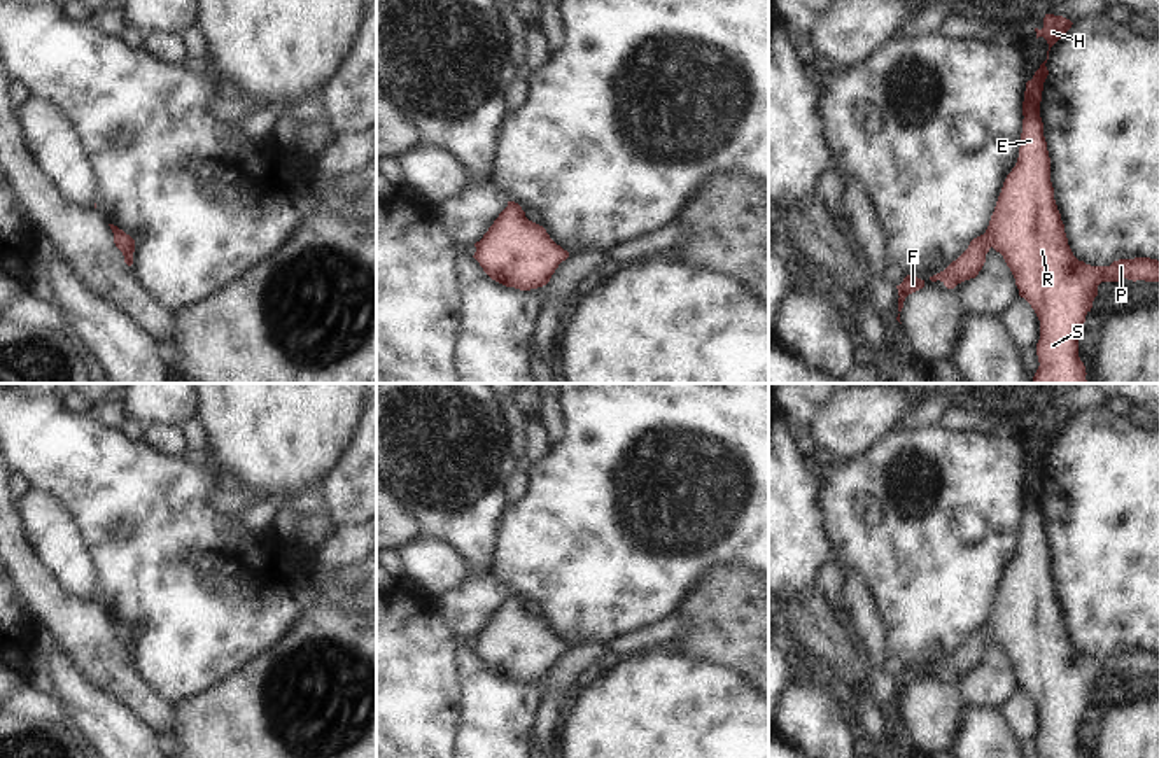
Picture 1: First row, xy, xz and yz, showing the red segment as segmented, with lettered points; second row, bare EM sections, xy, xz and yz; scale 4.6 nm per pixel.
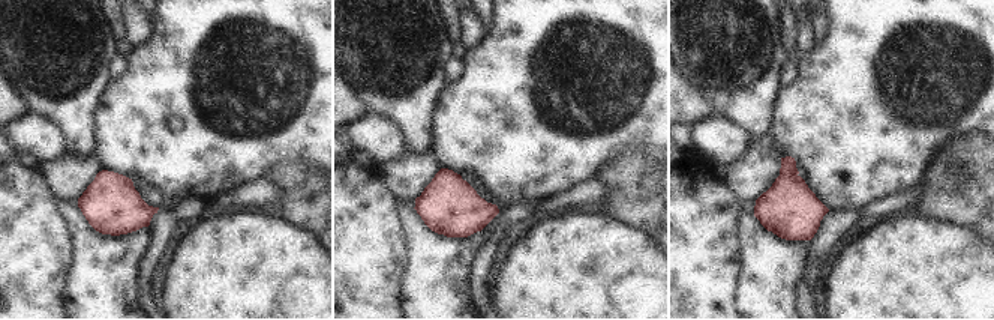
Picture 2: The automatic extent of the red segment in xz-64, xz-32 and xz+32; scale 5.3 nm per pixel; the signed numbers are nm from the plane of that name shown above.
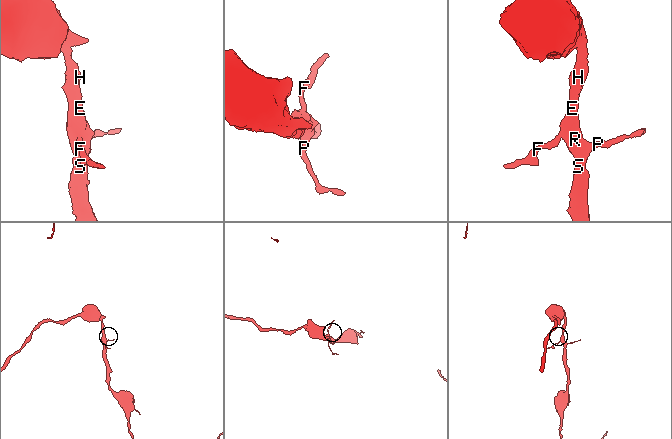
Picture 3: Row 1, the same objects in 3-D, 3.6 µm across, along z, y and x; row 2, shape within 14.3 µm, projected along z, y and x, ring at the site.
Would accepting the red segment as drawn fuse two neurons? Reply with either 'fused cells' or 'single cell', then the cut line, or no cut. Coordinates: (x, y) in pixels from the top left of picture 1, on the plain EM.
single cell; no cut

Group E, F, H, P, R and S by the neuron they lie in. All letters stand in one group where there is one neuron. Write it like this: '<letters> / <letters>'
E F H P R S

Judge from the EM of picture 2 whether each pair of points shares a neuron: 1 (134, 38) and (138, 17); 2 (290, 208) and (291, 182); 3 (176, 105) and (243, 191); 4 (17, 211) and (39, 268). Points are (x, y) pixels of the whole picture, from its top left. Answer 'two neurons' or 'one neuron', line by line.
1: one neuron
2: one neuron
3: two neurons
4: one neuron

